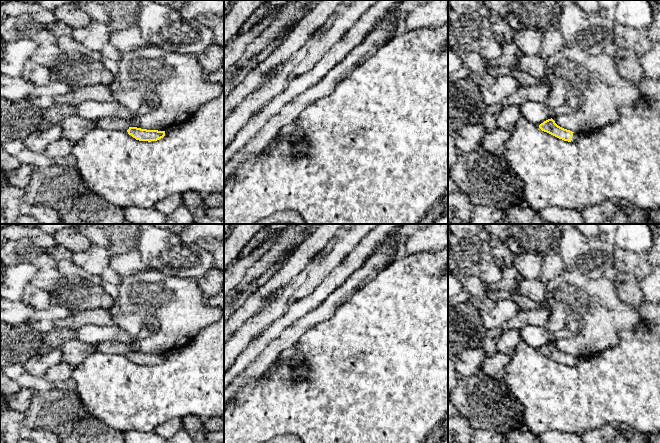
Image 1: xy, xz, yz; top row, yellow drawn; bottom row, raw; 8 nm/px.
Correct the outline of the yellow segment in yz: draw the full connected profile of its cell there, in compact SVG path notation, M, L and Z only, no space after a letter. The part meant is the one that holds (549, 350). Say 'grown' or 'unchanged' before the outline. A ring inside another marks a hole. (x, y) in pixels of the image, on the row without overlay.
grown; M552 342L541 347L539 352L544 356L568 366L574 366L579 360L577 357L558 350Z

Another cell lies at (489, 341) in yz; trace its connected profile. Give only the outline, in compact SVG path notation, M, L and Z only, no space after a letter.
M490 331L483 335L480 348L484 350L487 356L499 352L497 348L498 337L498 335L492 334Z

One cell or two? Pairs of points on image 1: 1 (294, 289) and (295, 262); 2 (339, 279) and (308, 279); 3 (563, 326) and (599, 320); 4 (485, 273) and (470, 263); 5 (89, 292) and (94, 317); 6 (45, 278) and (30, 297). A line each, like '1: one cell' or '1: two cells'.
1: two cells
2: two cells
3: one cell
4: one cell
5: two cells
6: two cells

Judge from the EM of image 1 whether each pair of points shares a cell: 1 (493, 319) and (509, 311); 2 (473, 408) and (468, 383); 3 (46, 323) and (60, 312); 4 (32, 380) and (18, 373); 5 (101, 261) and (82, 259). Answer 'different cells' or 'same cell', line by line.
1: same cell
2: same cell
3: same cell
4: same cell
5: same cell

